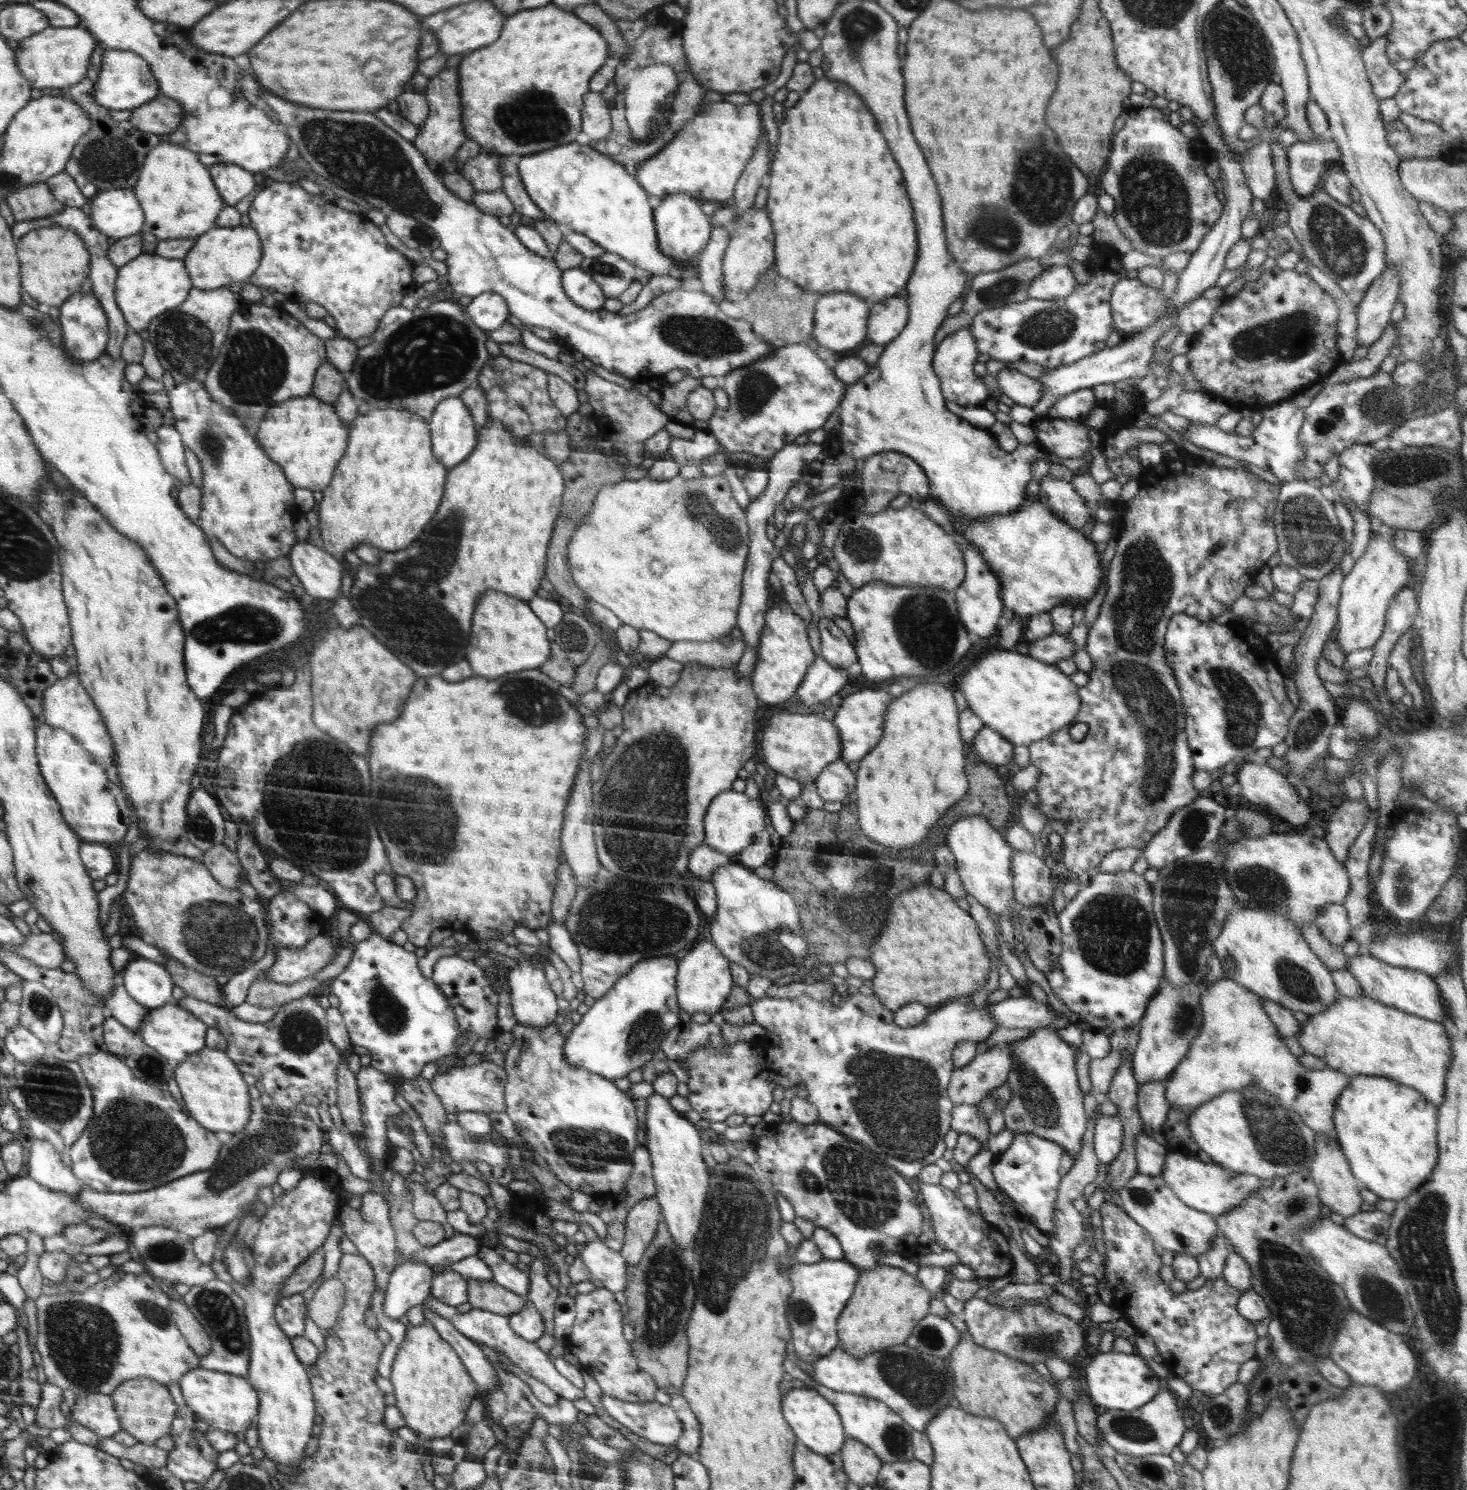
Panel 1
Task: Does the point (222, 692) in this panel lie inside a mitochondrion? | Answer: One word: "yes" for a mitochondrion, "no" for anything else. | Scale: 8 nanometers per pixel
no

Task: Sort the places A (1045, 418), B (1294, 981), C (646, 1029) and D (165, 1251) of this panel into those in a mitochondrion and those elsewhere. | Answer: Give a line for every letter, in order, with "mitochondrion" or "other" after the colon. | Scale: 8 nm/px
A: other
B: mitochondrion
C: mitochondrion
D: mitochondrion

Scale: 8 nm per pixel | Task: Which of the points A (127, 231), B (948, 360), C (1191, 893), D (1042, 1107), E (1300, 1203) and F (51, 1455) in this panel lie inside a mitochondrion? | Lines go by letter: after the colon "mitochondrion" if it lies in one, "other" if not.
A: other
B: other
C: mitochondrion
D: mitochondrion
E: mitochondrion
F: other

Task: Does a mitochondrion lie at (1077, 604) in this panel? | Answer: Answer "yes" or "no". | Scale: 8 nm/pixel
no

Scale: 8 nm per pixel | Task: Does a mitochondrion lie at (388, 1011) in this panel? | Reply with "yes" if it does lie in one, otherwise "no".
yes

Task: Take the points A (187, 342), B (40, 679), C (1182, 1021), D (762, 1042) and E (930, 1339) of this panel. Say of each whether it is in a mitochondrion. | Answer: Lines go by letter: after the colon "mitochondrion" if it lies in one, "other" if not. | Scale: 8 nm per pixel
A: mitochondrion
B: other
C: mitochondrion
D: other
E: mitochondrion

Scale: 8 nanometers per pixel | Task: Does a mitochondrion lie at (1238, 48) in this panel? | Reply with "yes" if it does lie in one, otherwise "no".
yes

